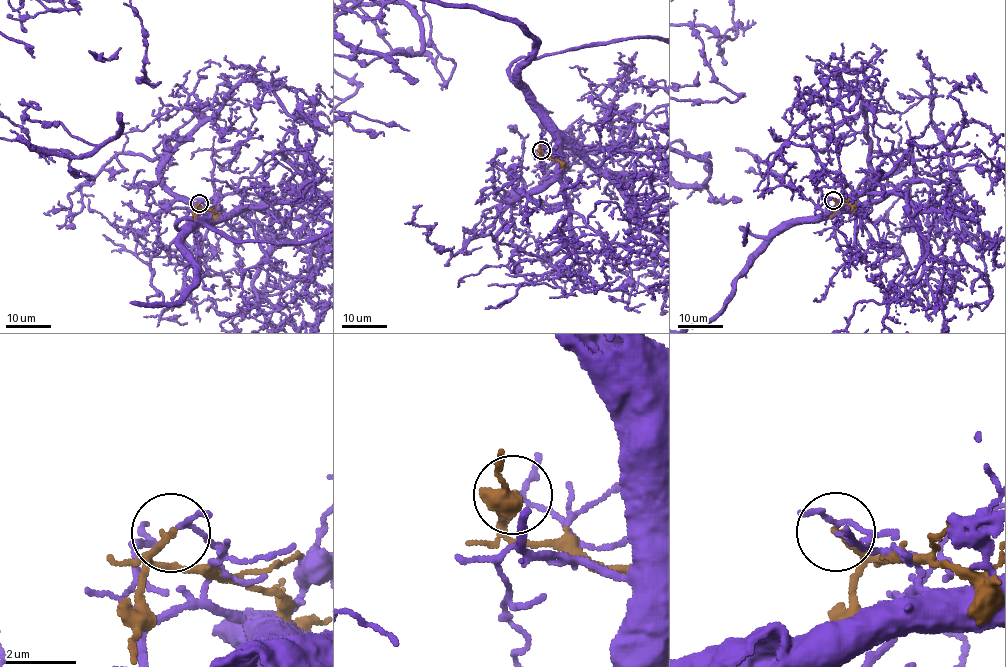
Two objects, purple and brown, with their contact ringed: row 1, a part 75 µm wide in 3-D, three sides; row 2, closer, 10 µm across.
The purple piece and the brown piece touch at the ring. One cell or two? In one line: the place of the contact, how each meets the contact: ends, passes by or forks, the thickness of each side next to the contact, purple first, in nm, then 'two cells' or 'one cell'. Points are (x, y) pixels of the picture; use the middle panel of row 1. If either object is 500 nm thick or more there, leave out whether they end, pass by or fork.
at (541, 150); purple passes by; brown ends there; 110 nm thick on the purple side, 180 nm on the other; two cells

